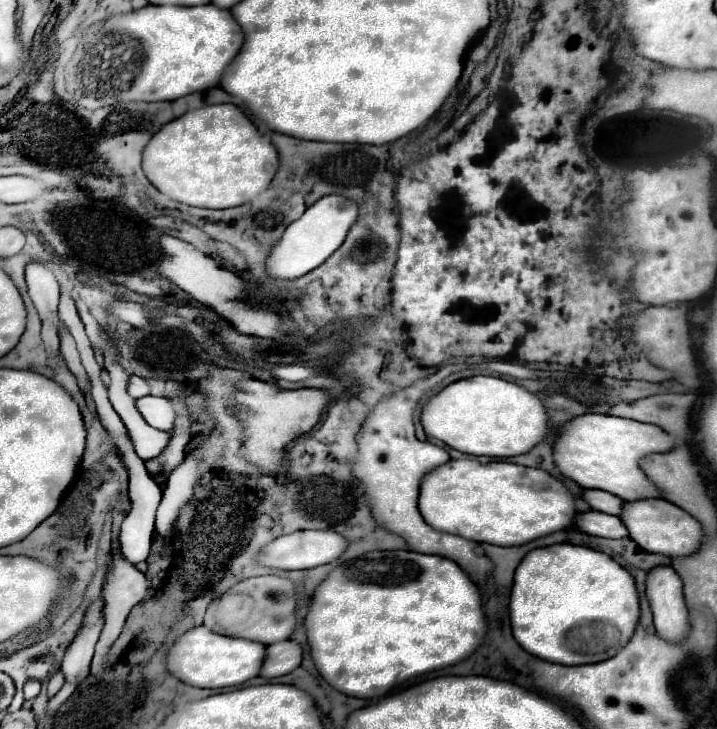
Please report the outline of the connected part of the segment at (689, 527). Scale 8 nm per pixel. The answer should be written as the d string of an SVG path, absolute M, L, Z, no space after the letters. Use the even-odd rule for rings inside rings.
M641 499L625 503L625 509L619 513L621 523L629 529L629 537L649 553L663 553L667 557L691 555L693 549L701 543L701 525L677 505L665 499Z

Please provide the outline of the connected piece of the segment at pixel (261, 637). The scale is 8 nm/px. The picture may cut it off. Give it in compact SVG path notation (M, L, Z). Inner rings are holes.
M275 575L245 579L237 583L235 589L229 589L227 593L211 601L211 605L207 607L205 625L221 635L241 637L263 645L285 641L295 627L295 585L289 579Z

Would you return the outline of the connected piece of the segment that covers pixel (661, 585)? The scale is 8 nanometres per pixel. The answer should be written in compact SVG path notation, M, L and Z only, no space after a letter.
M653 567L645 579L645 595L655 615L657 635L681 641L689 631L689 613L683 599L683 583L671 567Z

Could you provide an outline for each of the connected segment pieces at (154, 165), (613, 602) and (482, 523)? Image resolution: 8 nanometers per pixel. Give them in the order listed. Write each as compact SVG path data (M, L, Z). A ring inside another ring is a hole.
M207 105L201 109L187 111L185 115L165 123L157 131L157 135L151 137L149 145L145 145L141 165L149 183L165 197L193 207L227 209L243 205L255 199L261 191L265 191L279 167L279 159L271 141L267 141L267 137L257 131L257 127L239 111L239 107Z
M559 543L529 551L517 565L509 619L515 641L539 659L559 665L599 663L617 655L633 635L639 599L633 577L609 555Z
M451 459L421 479L421 517L445 533L501 547L523 545L573 525L575 507L569 489L547 471L507 461L481 463Z

